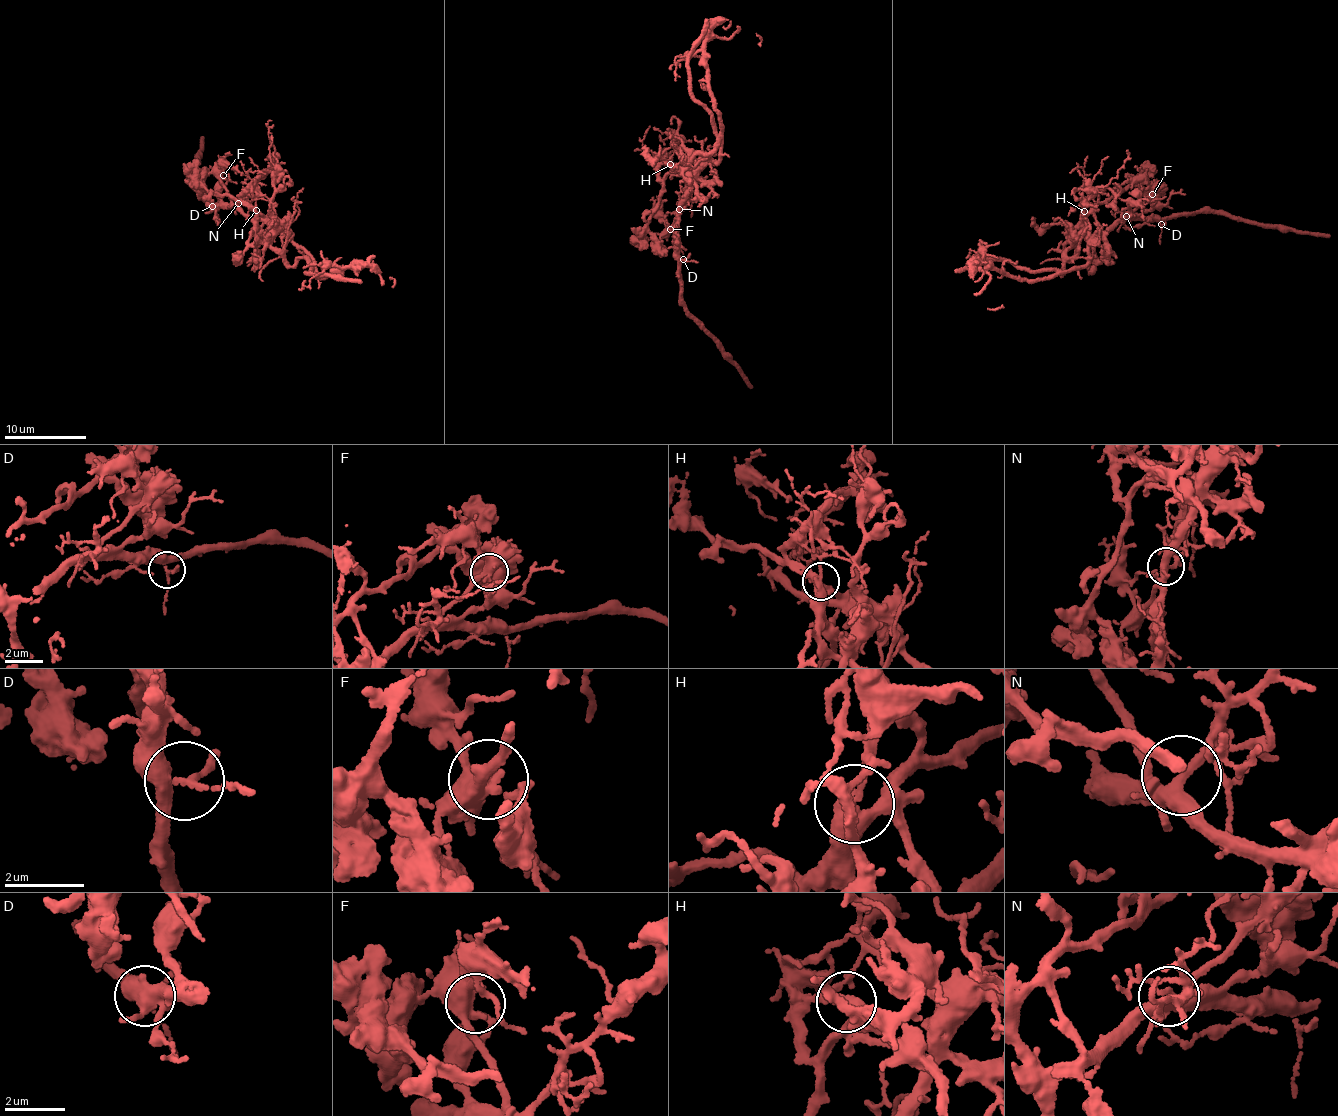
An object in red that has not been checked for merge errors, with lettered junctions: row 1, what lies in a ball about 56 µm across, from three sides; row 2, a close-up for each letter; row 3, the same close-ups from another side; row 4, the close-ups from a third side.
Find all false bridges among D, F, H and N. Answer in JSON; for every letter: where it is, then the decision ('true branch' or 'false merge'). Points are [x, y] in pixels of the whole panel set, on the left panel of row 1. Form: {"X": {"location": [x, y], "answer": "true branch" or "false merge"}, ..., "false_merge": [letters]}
{"D": {"location": [212, 206], "answer": "true branch"}, "F": {"location": [223, 175], "answer": "true branch"}, "H": {"location": [256, 210], "answer": "false merge"}, "N": {"location": [238, 203], "answer": "true branch"}, "false_merge": ["H"]}

